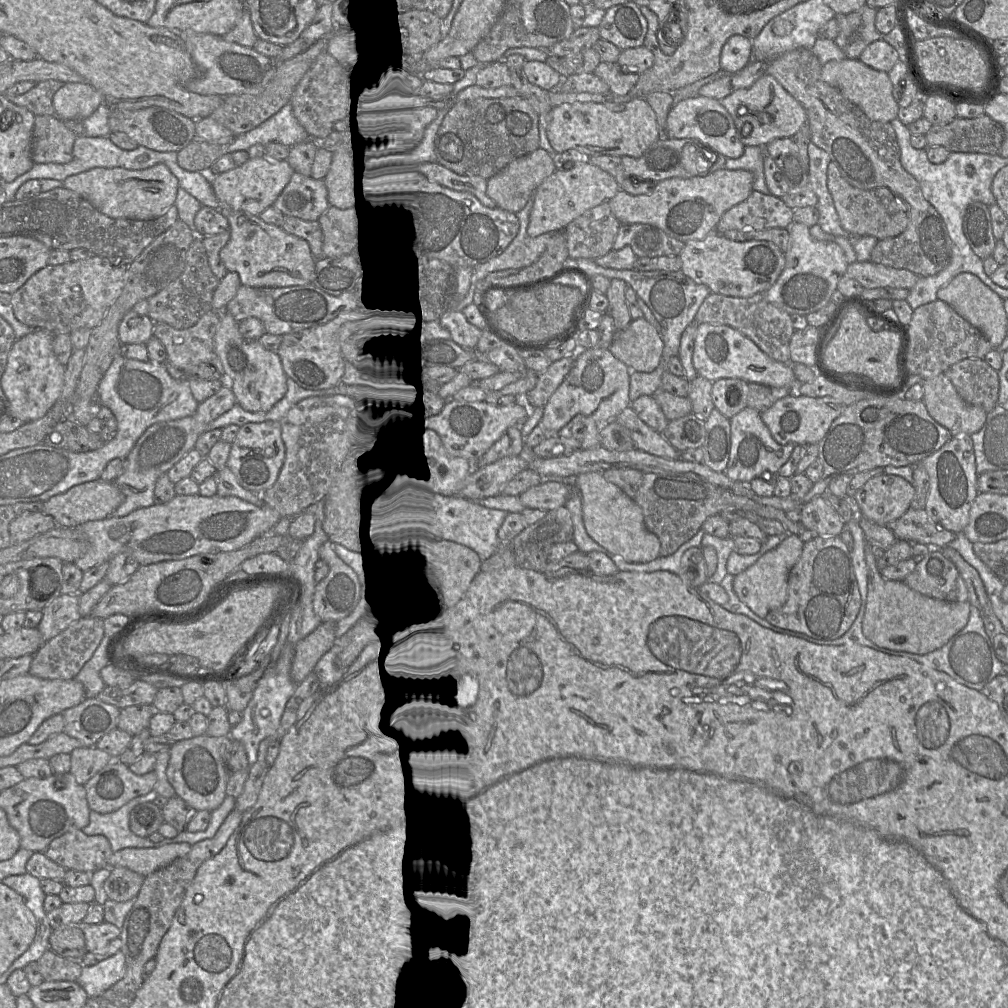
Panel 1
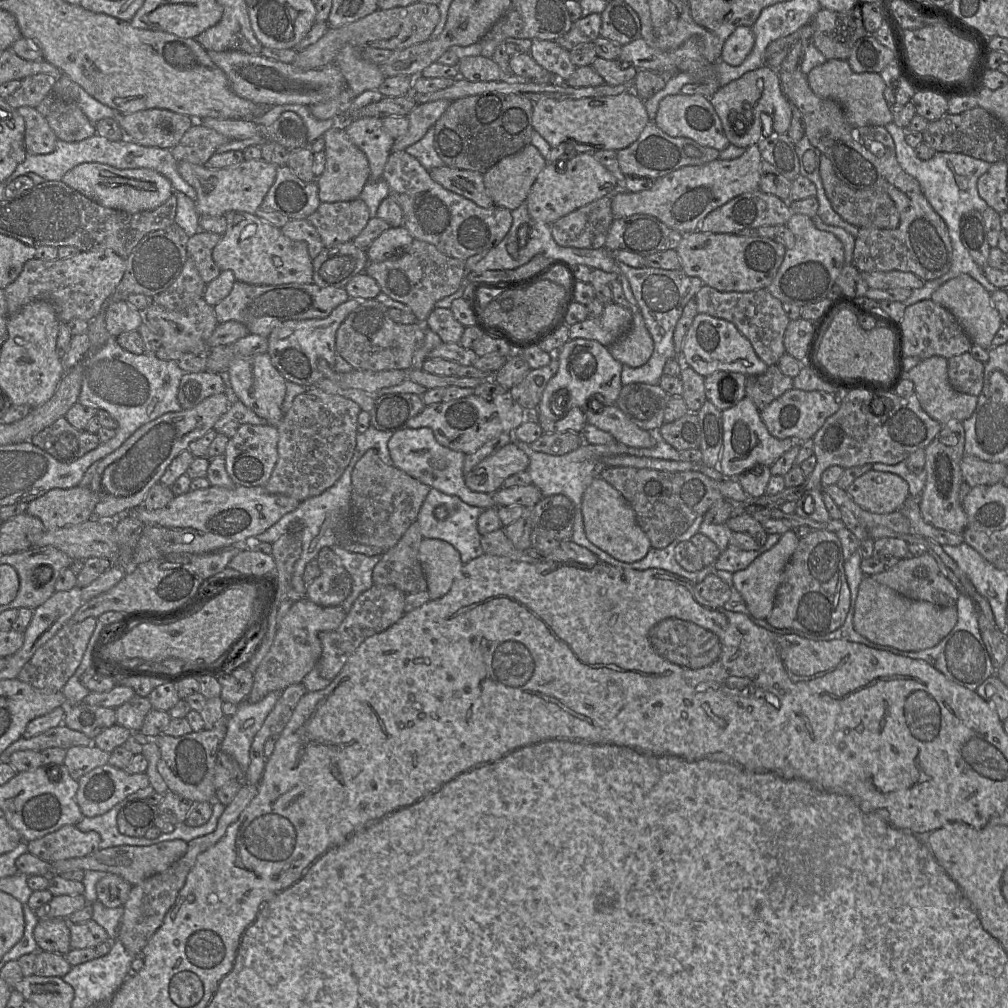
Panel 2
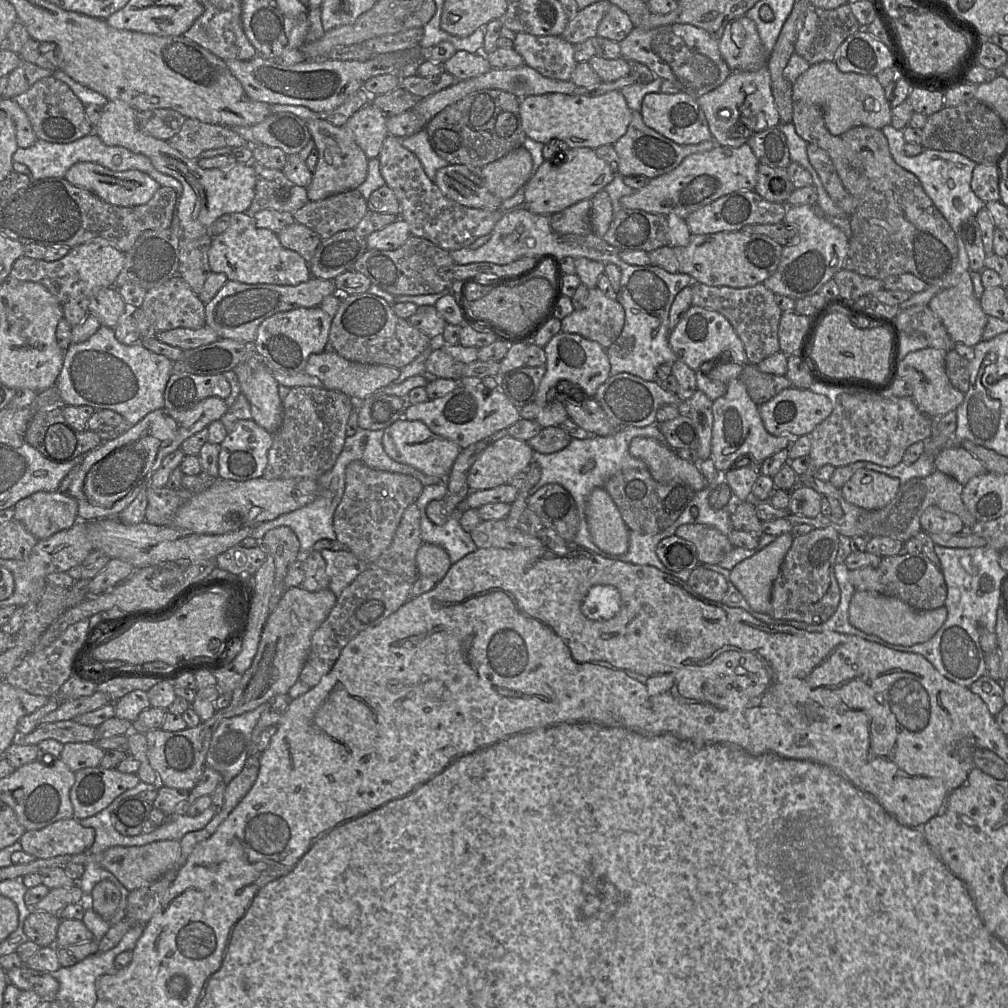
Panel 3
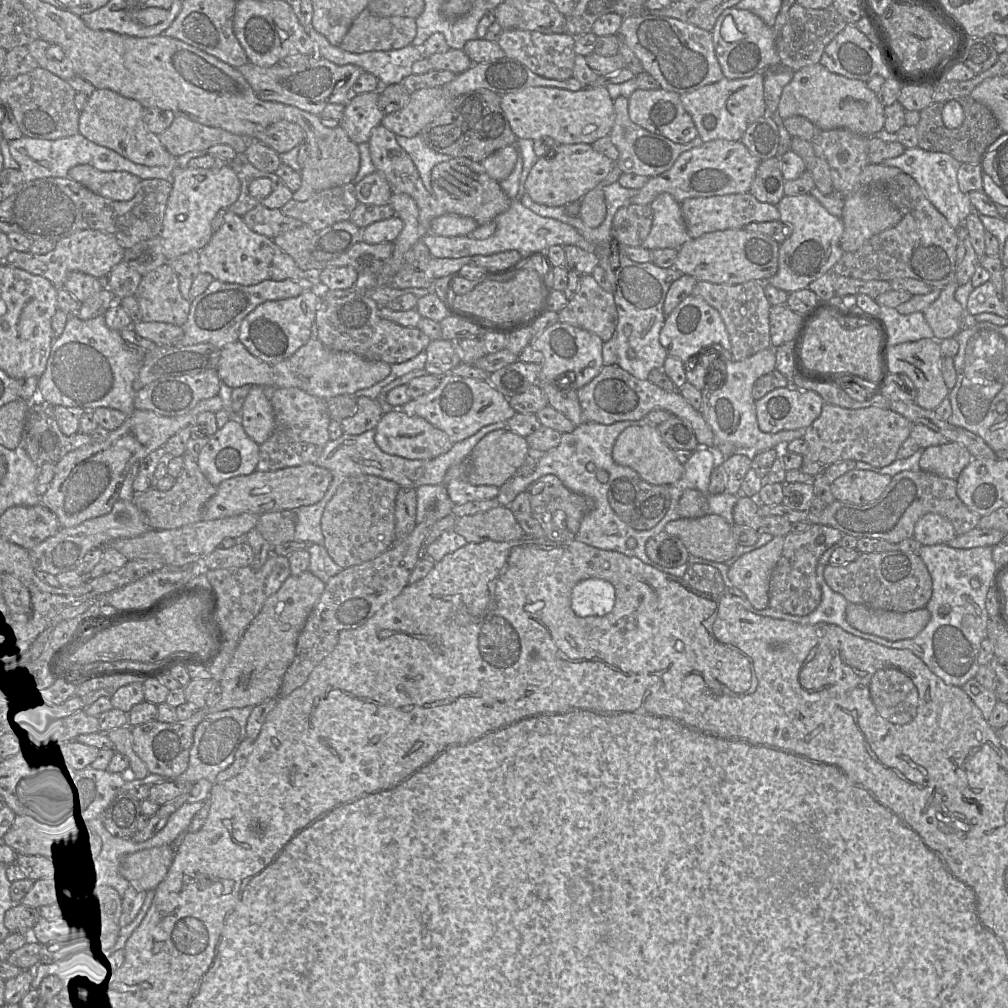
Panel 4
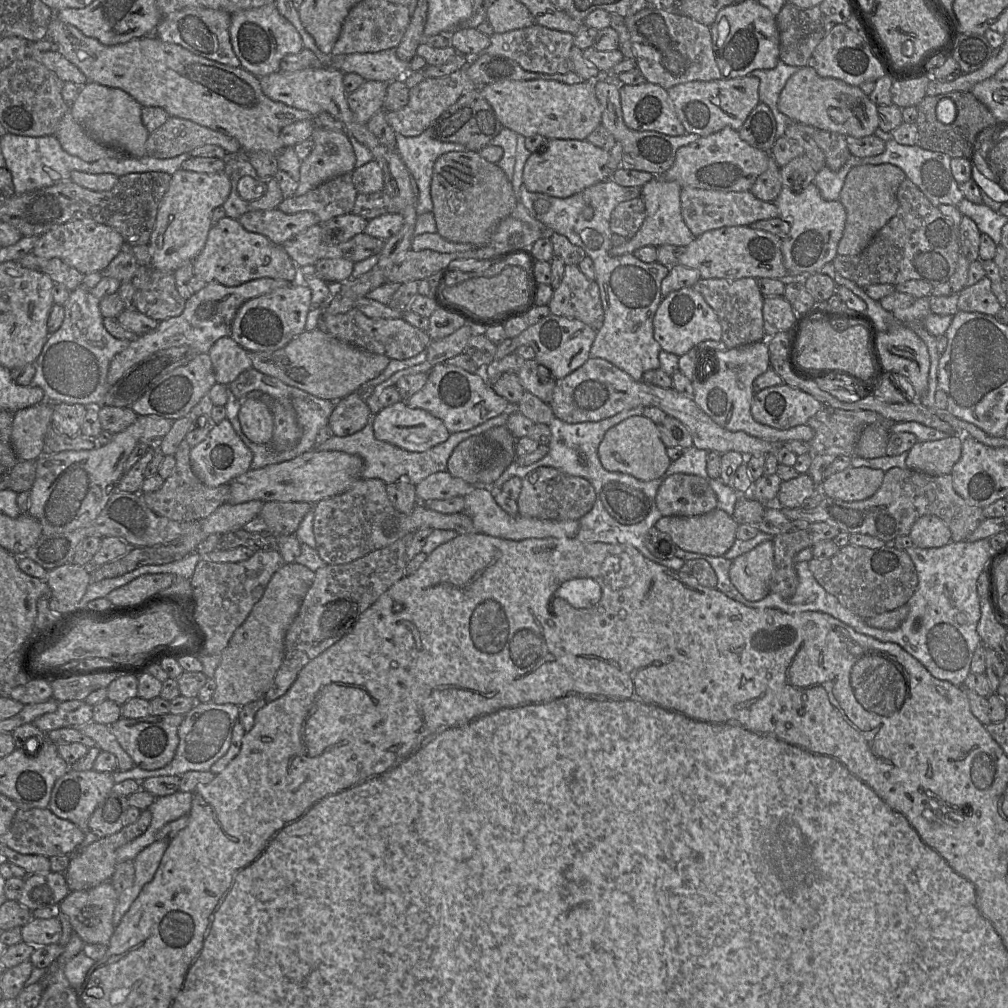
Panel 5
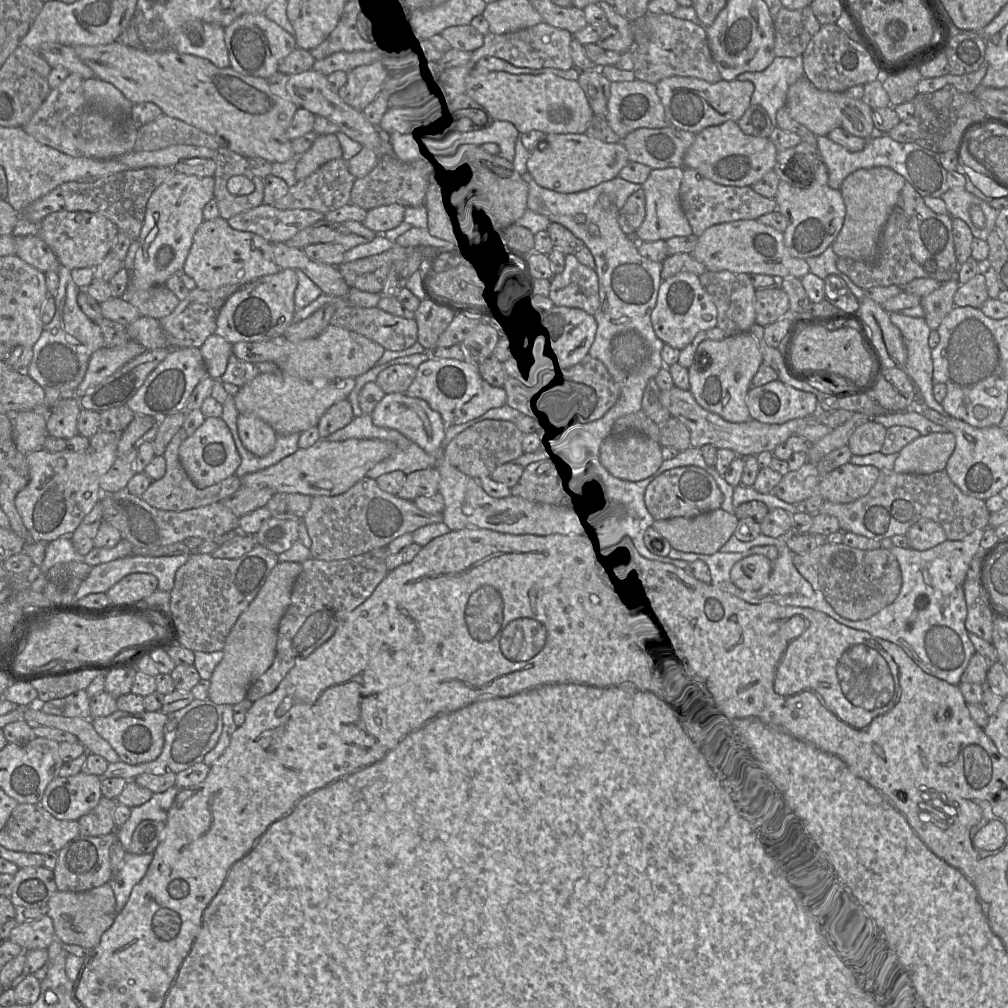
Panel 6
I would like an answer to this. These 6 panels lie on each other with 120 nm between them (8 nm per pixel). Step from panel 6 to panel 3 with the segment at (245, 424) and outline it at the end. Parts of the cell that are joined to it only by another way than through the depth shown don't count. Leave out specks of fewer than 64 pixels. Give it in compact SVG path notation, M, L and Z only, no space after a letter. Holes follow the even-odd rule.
M249 358L233 370L241 393L250 404L252 420L274 434L283 419L283 405L278 393L278 382L265 366L265 362Z

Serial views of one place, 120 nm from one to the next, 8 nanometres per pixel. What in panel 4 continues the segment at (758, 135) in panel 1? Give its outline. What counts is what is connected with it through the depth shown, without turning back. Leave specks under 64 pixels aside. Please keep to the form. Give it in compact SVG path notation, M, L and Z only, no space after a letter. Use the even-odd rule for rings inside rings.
M764 73L743 79L723 78L693 92L682 94L680 99L703 142L718 139L740 141L746 129L758 118L766 115Z

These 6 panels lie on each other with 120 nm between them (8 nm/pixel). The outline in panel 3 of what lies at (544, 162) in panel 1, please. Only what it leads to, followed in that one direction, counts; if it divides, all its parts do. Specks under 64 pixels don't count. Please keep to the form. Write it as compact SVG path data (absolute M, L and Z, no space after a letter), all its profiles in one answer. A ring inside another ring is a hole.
M520 146L481 169L486 188L502 201L524 187L533 174L530 152Z

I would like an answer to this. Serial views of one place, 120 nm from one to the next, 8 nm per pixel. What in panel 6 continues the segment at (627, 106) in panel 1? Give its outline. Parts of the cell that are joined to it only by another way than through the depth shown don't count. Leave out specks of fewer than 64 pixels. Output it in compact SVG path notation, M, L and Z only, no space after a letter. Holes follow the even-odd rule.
M477 67L468 76L465 93L479 102L494 120L510 122L519 133L537 130L544 134L583 134L594 117L594 112L579 83L551 73L540 75L510 74Z

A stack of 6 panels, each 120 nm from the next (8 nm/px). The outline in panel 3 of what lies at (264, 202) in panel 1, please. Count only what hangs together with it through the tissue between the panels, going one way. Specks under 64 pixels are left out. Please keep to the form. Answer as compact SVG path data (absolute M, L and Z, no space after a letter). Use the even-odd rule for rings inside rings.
M108 100L102 107L95 133L108 146L121 146L129 151L148 157L159 172L172 176L183 186L176 203L176 215L180 221L181 239L192 240L209 234L212 224L224 214L245 213L254 195L257 175L254 162L236 163L228 169L203 169L197 160L188 159L166 140L156 139L143 133L136 122L137 111L120 100Z

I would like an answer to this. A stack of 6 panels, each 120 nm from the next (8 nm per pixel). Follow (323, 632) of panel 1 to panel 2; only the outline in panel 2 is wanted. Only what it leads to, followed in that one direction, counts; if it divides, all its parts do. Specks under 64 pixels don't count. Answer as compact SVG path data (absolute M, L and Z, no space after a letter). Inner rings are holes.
M307 597L293 602L278 624L269 652L253 674L253 686L246 701L256 703L270 692L282 691L288 686L301 683L321 656L319 633L337 629L345 616L341 605L323 607Z

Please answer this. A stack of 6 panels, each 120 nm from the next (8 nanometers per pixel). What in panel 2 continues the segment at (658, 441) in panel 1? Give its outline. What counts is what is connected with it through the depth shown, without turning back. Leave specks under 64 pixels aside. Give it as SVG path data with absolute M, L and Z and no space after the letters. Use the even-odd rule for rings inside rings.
M596 394L592 398L597 399L597 401L602 403L604 406L599 411L587 409L584 412L587 424L593 425L598 429L611 434L615 441L630 447L651 448L656 444L653 433L639 428L616 405L605 405L605 399L600 394Z

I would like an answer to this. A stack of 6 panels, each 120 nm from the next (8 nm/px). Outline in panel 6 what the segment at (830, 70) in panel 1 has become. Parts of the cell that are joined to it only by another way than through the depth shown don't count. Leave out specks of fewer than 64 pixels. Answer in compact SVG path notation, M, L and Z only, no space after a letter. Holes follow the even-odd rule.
M804 76L788 89L785 107L792 119L817 136L827 136L831 130L840 127L854 136L869 139L874 129L872 108L862 100L852 98L844 92L820 90Z

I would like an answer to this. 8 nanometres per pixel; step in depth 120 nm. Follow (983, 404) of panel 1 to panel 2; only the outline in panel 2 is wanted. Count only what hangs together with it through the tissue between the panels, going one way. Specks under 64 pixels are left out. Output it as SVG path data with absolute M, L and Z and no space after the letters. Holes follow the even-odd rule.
M969 352L947 360L951 386L959 393L979 396L984 385L985 365Z

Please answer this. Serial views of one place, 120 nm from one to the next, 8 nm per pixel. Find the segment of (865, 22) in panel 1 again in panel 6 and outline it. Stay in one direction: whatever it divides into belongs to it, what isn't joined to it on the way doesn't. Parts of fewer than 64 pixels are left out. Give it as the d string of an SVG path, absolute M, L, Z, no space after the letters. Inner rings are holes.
M783 6L774 17L775 55L791 58L802 56L821 26L810 6L797 10Z

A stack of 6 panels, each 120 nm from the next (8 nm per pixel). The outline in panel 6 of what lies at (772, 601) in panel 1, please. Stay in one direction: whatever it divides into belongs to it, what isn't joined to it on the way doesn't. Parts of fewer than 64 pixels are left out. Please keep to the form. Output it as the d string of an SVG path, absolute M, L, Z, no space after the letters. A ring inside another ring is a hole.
M749 555L737 561L731 569L732 582L744 591L757 591L769 579L772 561L763 555Z

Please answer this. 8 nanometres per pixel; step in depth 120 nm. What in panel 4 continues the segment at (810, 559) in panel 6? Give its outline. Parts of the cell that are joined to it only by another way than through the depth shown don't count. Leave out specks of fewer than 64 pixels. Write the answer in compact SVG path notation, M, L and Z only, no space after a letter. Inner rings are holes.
M898 548L887 552L860 553L856 560L841 566L828 564L823 574L827 585L841 594L848 603L863 604L872 609L910 612L925 608L933 592L931 575L919 554Z

